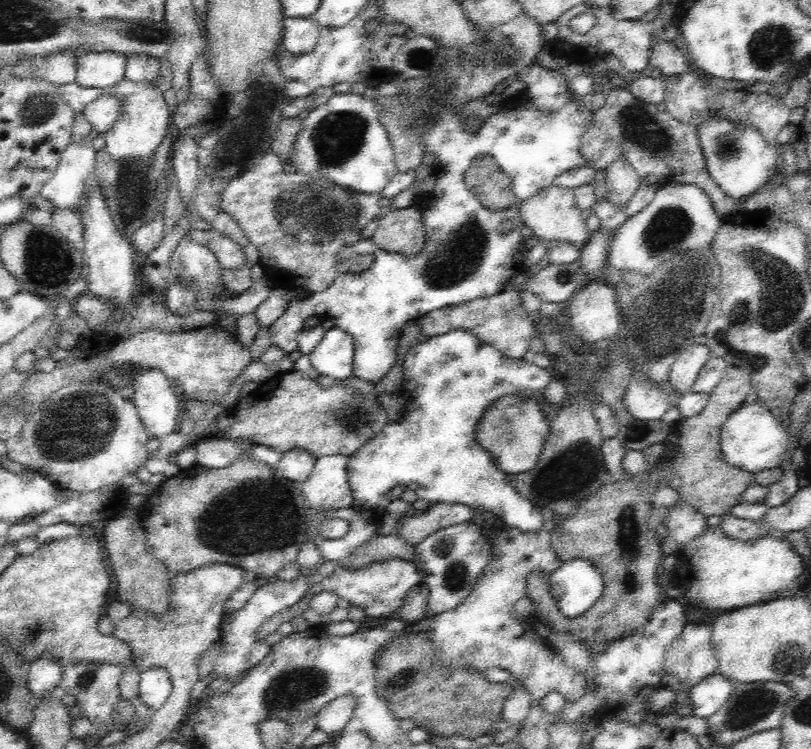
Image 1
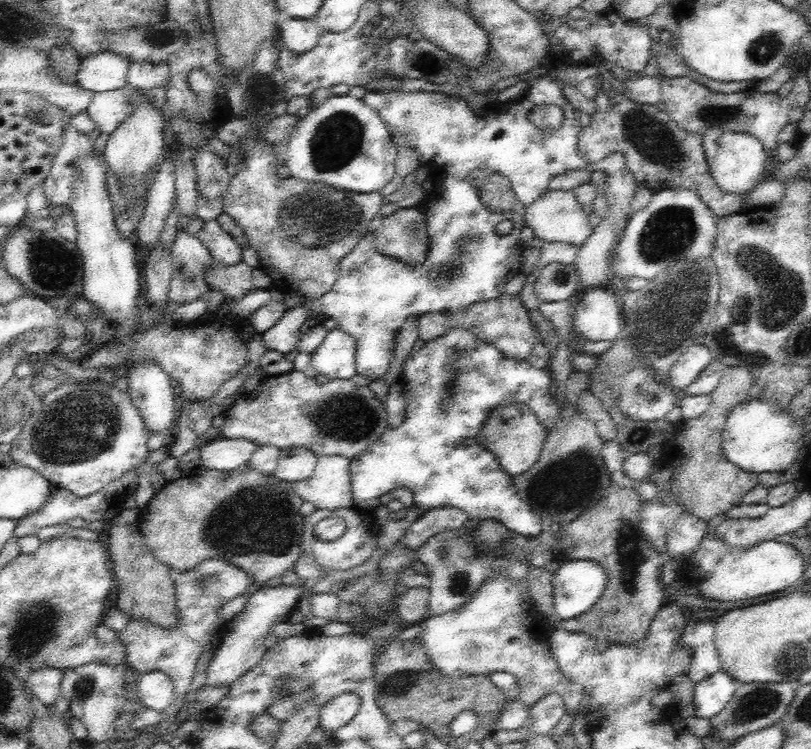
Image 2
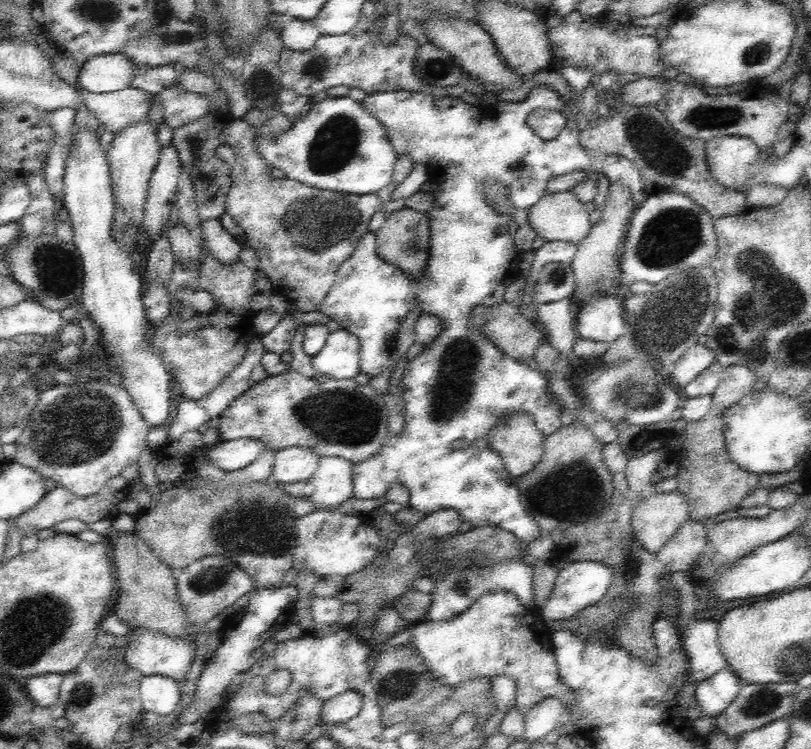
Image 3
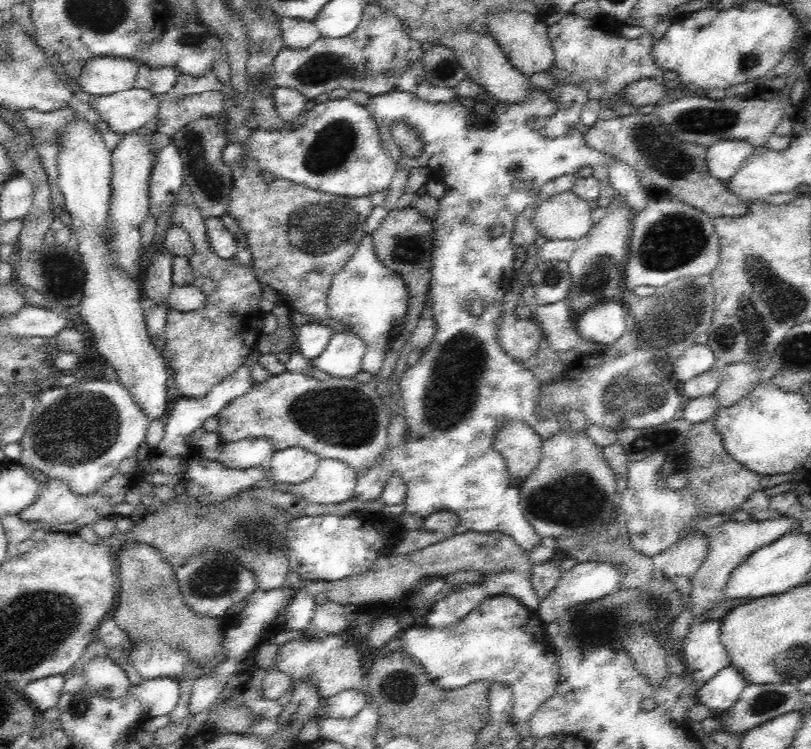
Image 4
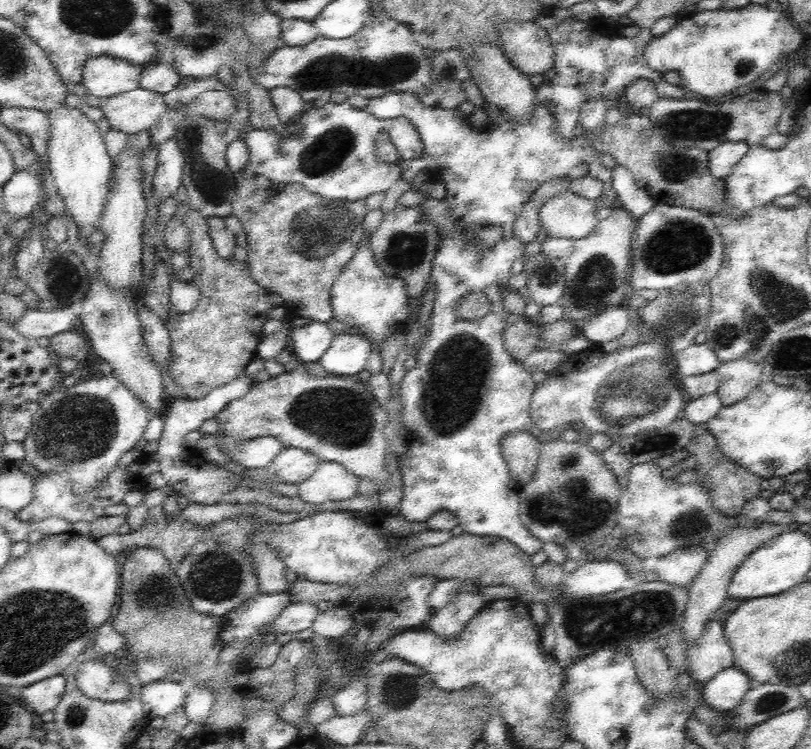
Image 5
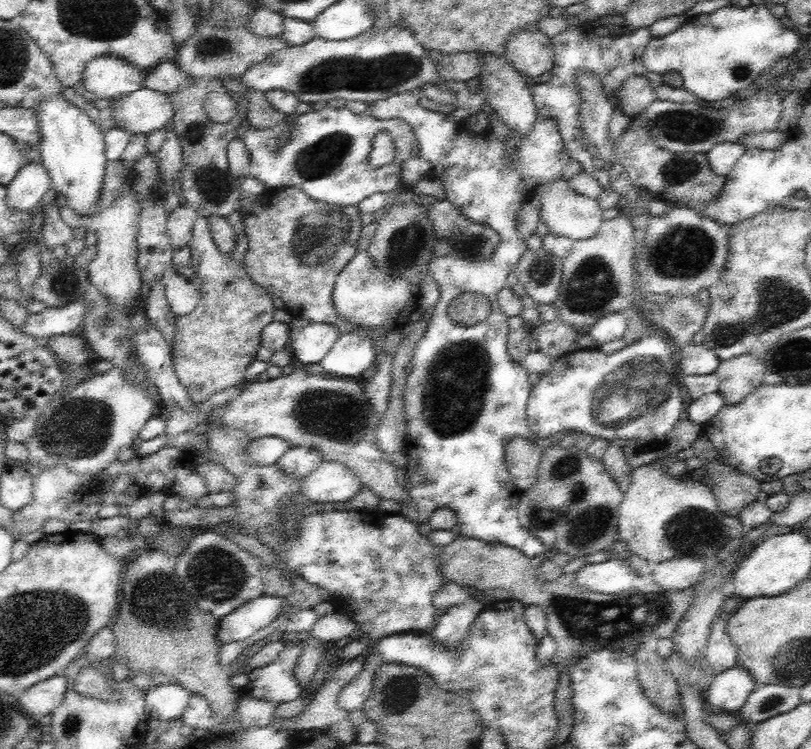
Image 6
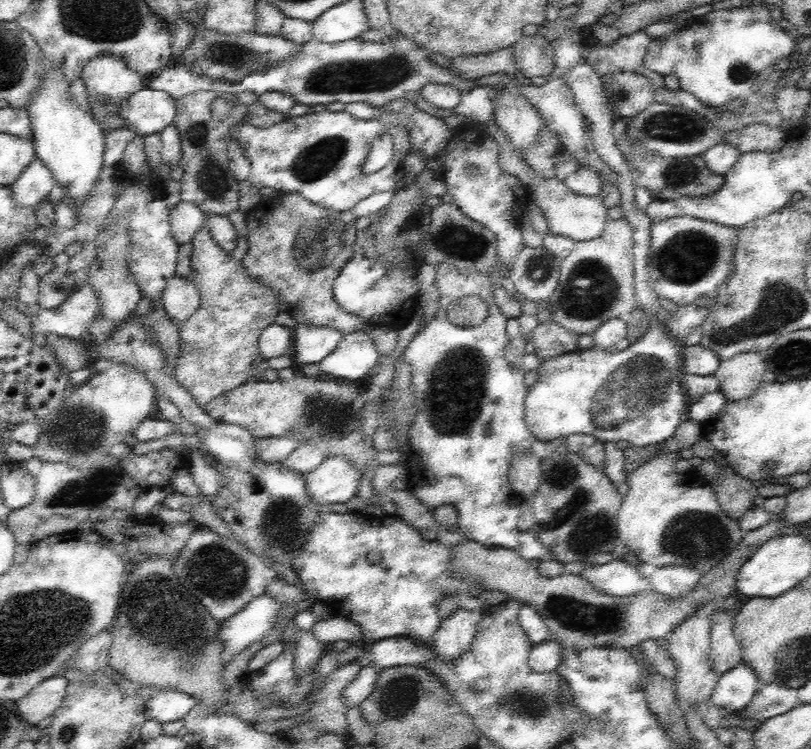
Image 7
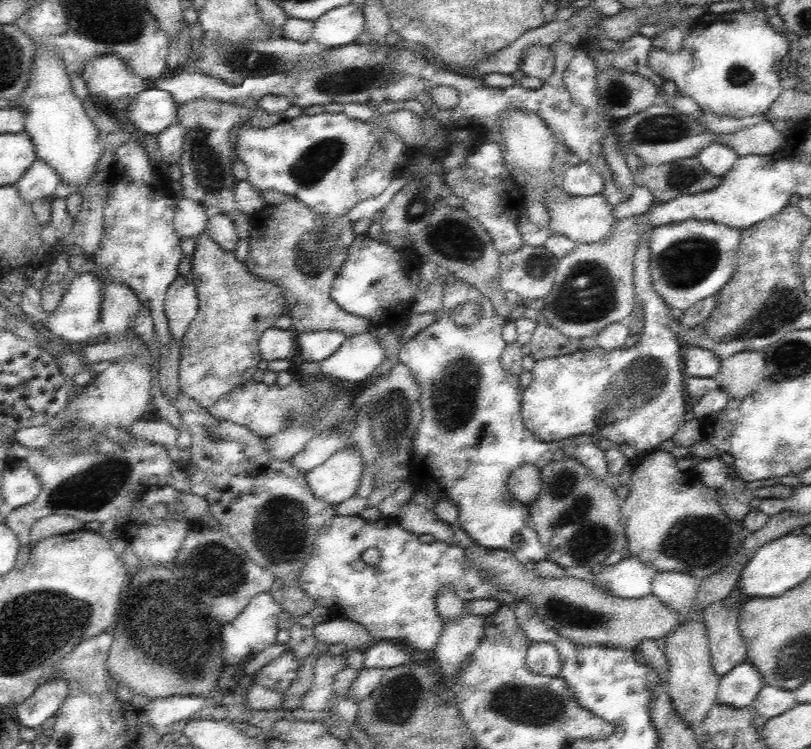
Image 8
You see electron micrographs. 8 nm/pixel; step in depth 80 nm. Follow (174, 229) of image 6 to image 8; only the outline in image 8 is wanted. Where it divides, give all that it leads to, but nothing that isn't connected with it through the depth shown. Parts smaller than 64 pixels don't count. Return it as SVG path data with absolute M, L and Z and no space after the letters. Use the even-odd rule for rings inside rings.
M183 198L174 210L174 229L181 240L197 238L206 229L210 212L198 202Z

